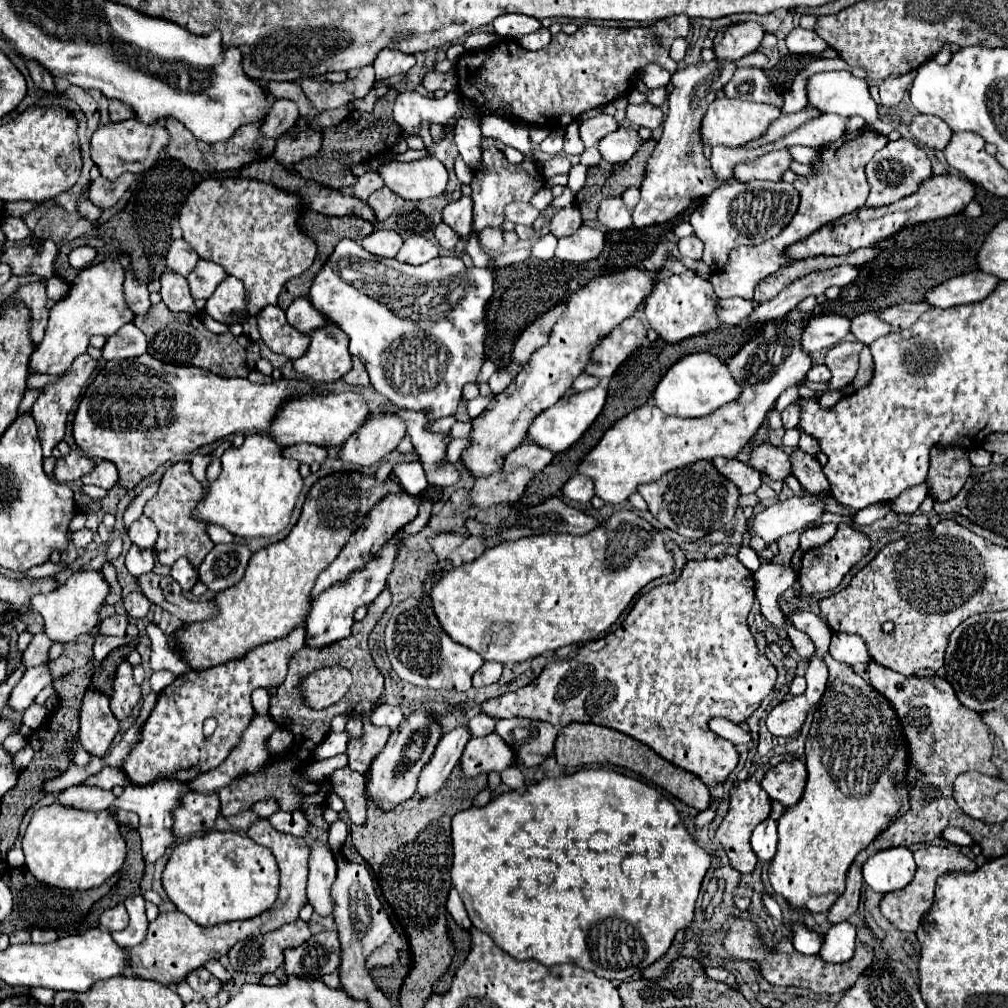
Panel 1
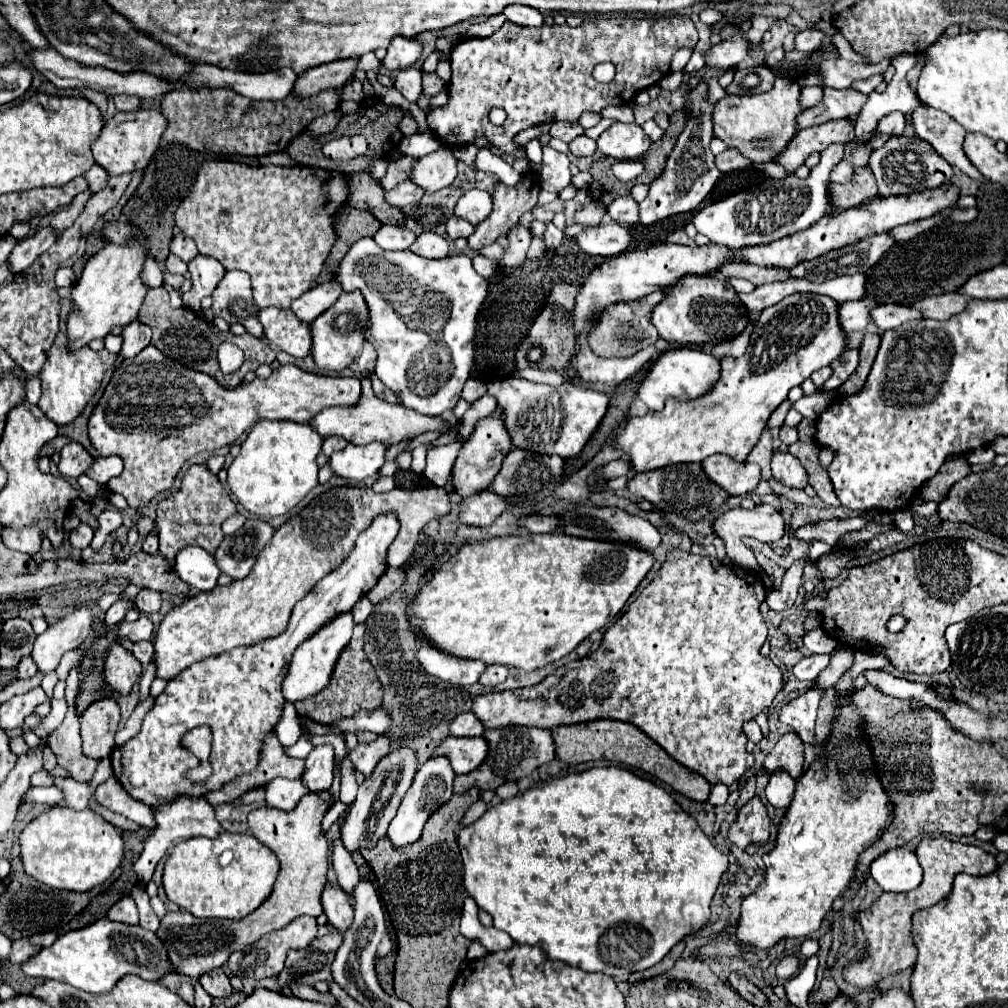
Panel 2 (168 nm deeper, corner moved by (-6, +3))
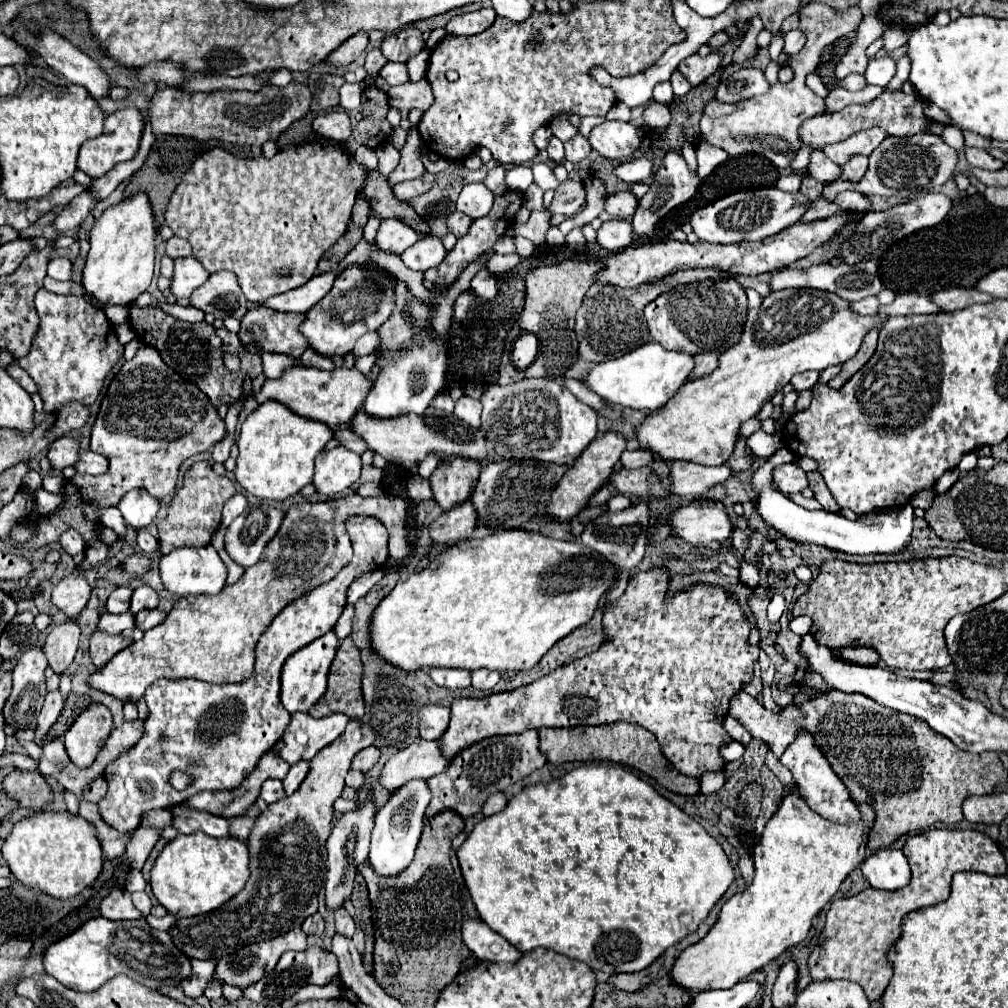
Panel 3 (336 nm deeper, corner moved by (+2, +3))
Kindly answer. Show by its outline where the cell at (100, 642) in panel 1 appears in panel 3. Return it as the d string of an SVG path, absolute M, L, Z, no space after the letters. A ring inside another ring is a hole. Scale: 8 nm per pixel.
M143 610L139 614L135 614L135 626L143 632L155 628L157 624L163 622L163 618L167 616L167 612L161 612L161 610Z

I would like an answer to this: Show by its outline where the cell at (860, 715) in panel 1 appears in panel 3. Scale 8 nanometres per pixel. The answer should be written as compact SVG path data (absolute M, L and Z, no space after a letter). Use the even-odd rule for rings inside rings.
M793 786L787 796L783 796L777 812L767 822L763 836L759 844L753 850L753 862L755 862L755 878L751 886L733 898L729 898L715 922L715 926L709 930L705 938L701 938L697 944L685 948L681 956L677 958L671 976L677 984L691 990L693 994L713 988L731 988L741 978L749 976L751 972L759 970L773 958L777 958L783 950L799 944L805 940L811 928L811 920L823 910L823 906L835 896L841 882L863 862L863 842L869 832L869 824L875 820L875 810L869 804L857 804L859 808L859 822L851 824L837 824L831 820L821 818L817 812L813 812L803 796L799 794L799 788Z

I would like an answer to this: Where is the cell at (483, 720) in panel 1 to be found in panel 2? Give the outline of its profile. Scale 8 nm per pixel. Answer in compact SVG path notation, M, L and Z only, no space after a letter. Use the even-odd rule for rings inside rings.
M463 712L451 722L451 736L481 736L485 732L483 724L477 720L473 712Z

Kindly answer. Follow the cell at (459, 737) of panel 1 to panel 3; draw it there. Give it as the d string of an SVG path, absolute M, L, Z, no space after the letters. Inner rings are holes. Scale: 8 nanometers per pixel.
M417 778L395 790L389 802L377 812L369 852L369 864L375 868L375 872L379 872L381 876L393 876L395 872L407 868L407 864L413 860L429 802L431 802L431 790L427 786L427 780Z

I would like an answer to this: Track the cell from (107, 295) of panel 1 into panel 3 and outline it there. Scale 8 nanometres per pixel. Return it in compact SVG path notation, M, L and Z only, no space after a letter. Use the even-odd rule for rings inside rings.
M137 194L129 200L119 202L103 212L91 230L91 250L83 268L85 294L99 302L99 310L105 304L129 306L139 294L143 294L153 278L155 258L155 226L151 204L145 194Z

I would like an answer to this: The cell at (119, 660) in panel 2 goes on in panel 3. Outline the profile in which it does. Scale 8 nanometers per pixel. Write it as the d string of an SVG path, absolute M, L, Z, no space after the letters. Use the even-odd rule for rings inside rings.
M95 630L93 636L91 636L91 646L89 646L89 654L91 654L91 660L93 660L95 668L101 670L117 652L127 648L131 642L133 642L131 638L125 638L121 634L113 636L113 634Z

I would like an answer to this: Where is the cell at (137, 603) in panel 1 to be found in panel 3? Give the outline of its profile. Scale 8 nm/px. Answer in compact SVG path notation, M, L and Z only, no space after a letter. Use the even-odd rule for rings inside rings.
M143 584L143 586L139 586L137 590L133 590L131 608L129 608L129 610L131 610L133 614L137 614L137 612L141 612L141 610L153 610L153 608L157 608L157 604L159 604L157 592L155 592L151 586Z

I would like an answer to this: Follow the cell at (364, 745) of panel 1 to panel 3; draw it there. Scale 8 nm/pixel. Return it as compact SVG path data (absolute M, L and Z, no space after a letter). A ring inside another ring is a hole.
M369 746L369 748L361 750L359 754L355 754L355 758L353 758L353 762L351 762L351 768L353 768L353 770L359 770L359 772L369 772L369 770L377 764L379 754L381 754L381 752L379 752L377 746Z

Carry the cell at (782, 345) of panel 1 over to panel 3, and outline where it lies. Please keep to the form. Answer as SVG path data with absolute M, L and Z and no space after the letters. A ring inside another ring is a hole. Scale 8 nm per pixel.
M789 288L781 292L771 292L769 296L763 298L759 308L749 310L741 340L719 356L719 366L707 376L687 380L685 384L681 384L681 388L673 394L673 398L663 408L649 414L641 422L641 426L635 430L639 448L649 450L653 456L659 456L661 460L669 460L669 462L689 460L703 466L725 464L733 454L741 424L757 416L763 404L775 396L775 392L779 392L785 384L789 384L789 380L799 372L805 372L805 370L821 372L827 366L843 364L849 358L853 358L861 346L863 336L883 320L885 316L869 318L869 316L859 316L851 312L849 302L841 300L831 292L813 290L813 288L805 288L805 290Z

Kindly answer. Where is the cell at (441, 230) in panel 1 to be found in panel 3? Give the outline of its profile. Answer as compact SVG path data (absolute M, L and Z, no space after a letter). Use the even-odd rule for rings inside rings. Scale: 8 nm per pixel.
M453 212L449 218L447 218L447 228L449 228L449 232L453 232L455 236L463 236L467 230L469 230L469 226L471 226L471 218L469 216L465 216L465 214L461 214L461 212Z

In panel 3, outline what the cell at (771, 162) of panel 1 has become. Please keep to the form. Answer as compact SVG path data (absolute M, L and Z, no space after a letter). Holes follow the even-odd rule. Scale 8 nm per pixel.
M883 92L879 98L875 98L869 104L851 104L839 112L833 112L833 114L825 112L825 114L805 120L799 126L799 138L801 138L803 146L811 146L813 150L819 150L827 144L843 142L849 136L853 136L855 132L865 130L865 128L873 128L873 126L881 126L889 132L889 136L899 136L899 138L923 132L923 126L925 126L923 104L917 96L907 96L905 92L897 92L897 94Z

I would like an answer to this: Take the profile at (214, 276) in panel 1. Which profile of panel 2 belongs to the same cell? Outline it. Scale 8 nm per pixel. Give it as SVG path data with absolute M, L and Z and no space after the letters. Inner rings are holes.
M195 256L189 262L189 274L191 274L191 290L183 294L183 304L195 312L199 312L199 304L205 296L211 296L217 284L221 282L221 276L225 274L225 268L217 262L211 260L209 256Z

